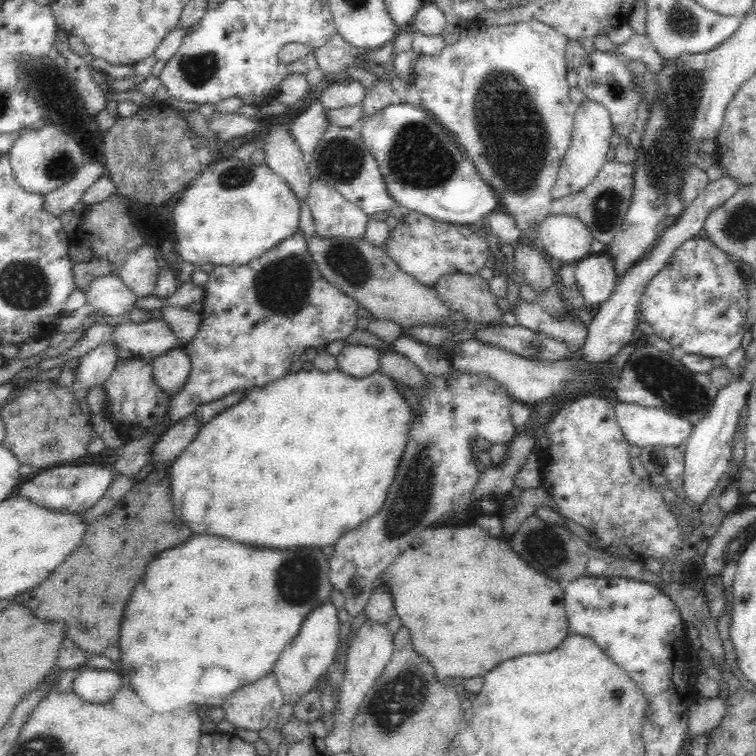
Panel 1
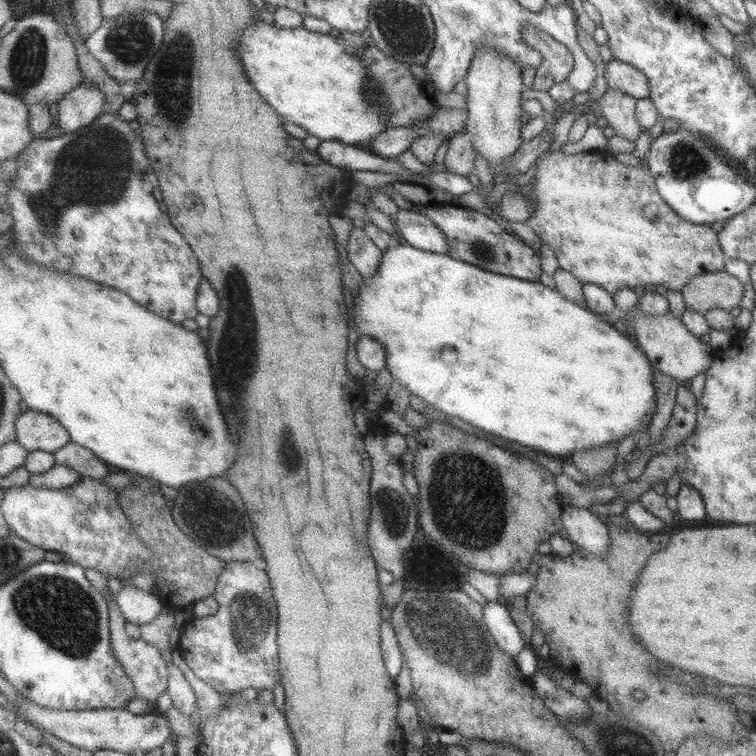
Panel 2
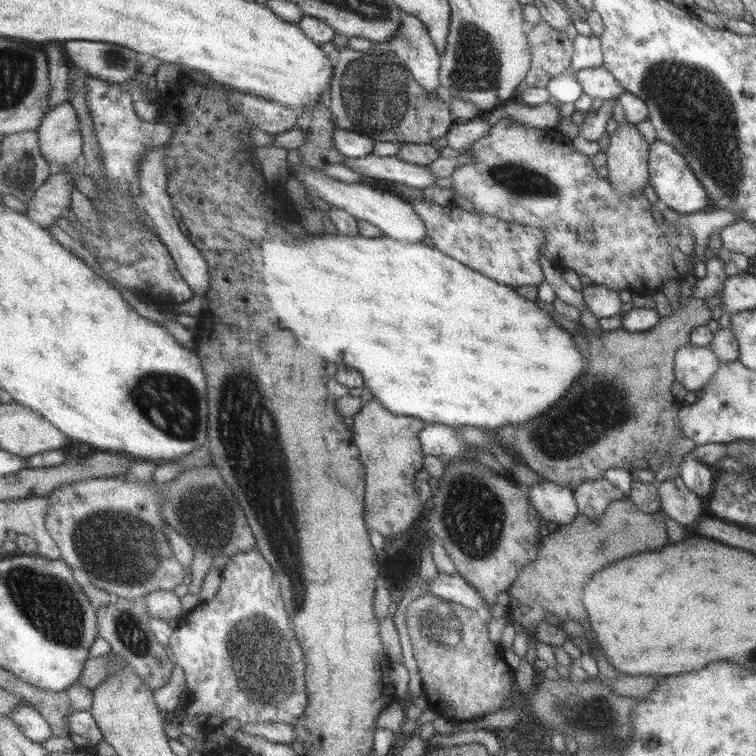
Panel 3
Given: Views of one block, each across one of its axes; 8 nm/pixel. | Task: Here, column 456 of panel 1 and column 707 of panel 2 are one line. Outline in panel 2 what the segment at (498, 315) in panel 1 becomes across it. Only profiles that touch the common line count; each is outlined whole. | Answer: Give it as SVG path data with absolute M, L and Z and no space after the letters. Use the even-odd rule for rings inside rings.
M718 271L696 276L681 290L685 300L685 310L694 310L700 314L706 314L710 309L721 308L735 312L743 301L744 285L740 279L730 275L728 272Z

